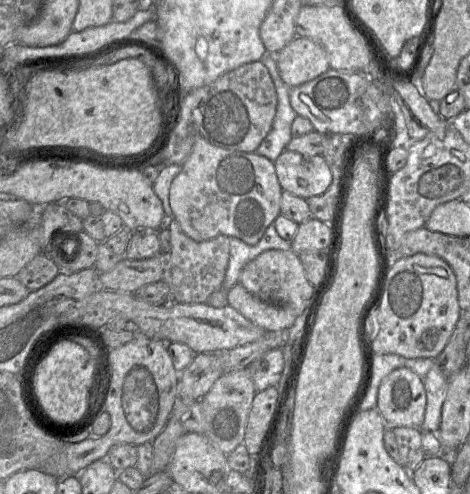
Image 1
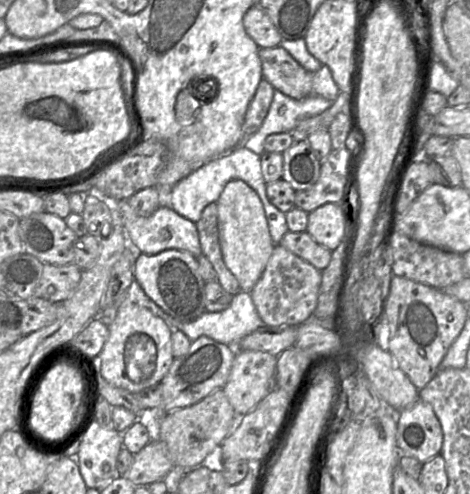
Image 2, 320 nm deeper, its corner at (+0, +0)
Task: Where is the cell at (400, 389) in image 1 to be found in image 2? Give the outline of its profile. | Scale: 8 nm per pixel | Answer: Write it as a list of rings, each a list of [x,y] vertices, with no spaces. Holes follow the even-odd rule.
[[[419,399],[401,411],[397,426],[397,446],[402,454],[424,464],[440,454],[442,445],[442,427],[431,404]]]

